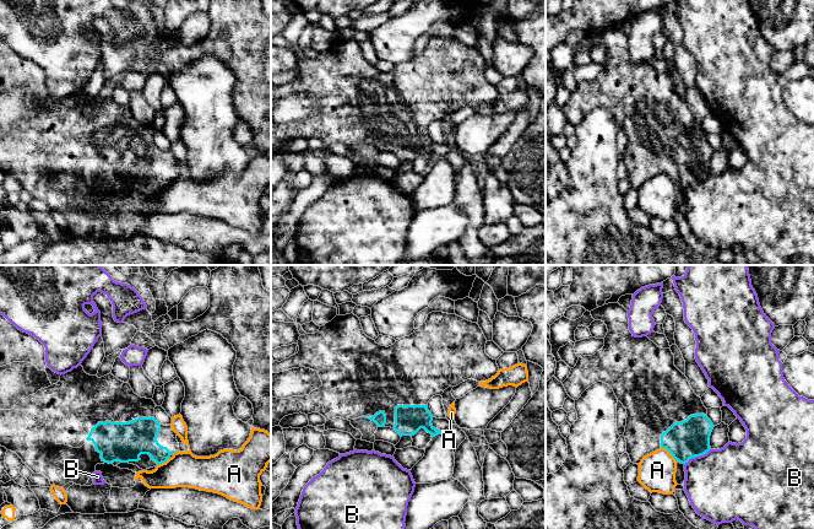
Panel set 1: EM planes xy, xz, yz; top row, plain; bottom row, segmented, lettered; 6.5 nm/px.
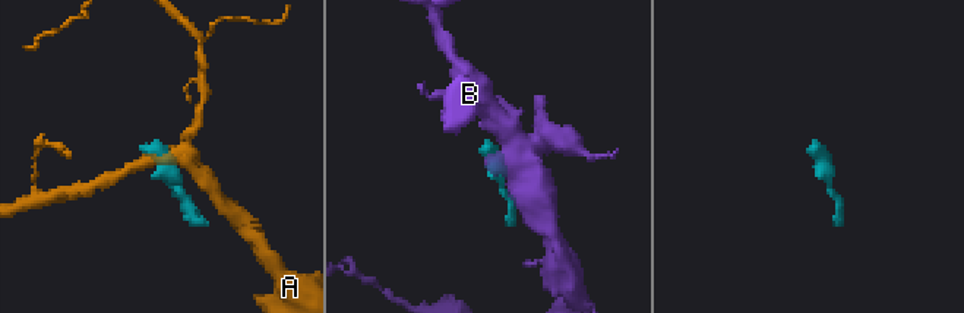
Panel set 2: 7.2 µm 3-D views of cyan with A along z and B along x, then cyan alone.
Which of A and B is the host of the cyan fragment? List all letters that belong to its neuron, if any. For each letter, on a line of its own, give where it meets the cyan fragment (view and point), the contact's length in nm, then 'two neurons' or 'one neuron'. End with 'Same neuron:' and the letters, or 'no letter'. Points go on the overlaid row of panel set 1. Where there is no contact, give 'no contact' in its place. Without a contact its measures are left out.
A: meets cyan in yz at (668, 451); contact 130 nm long; two neurons
B: meets cyan in yz at (696, 455); contact 200 nm long; two neurons
Same neuron: no letter

